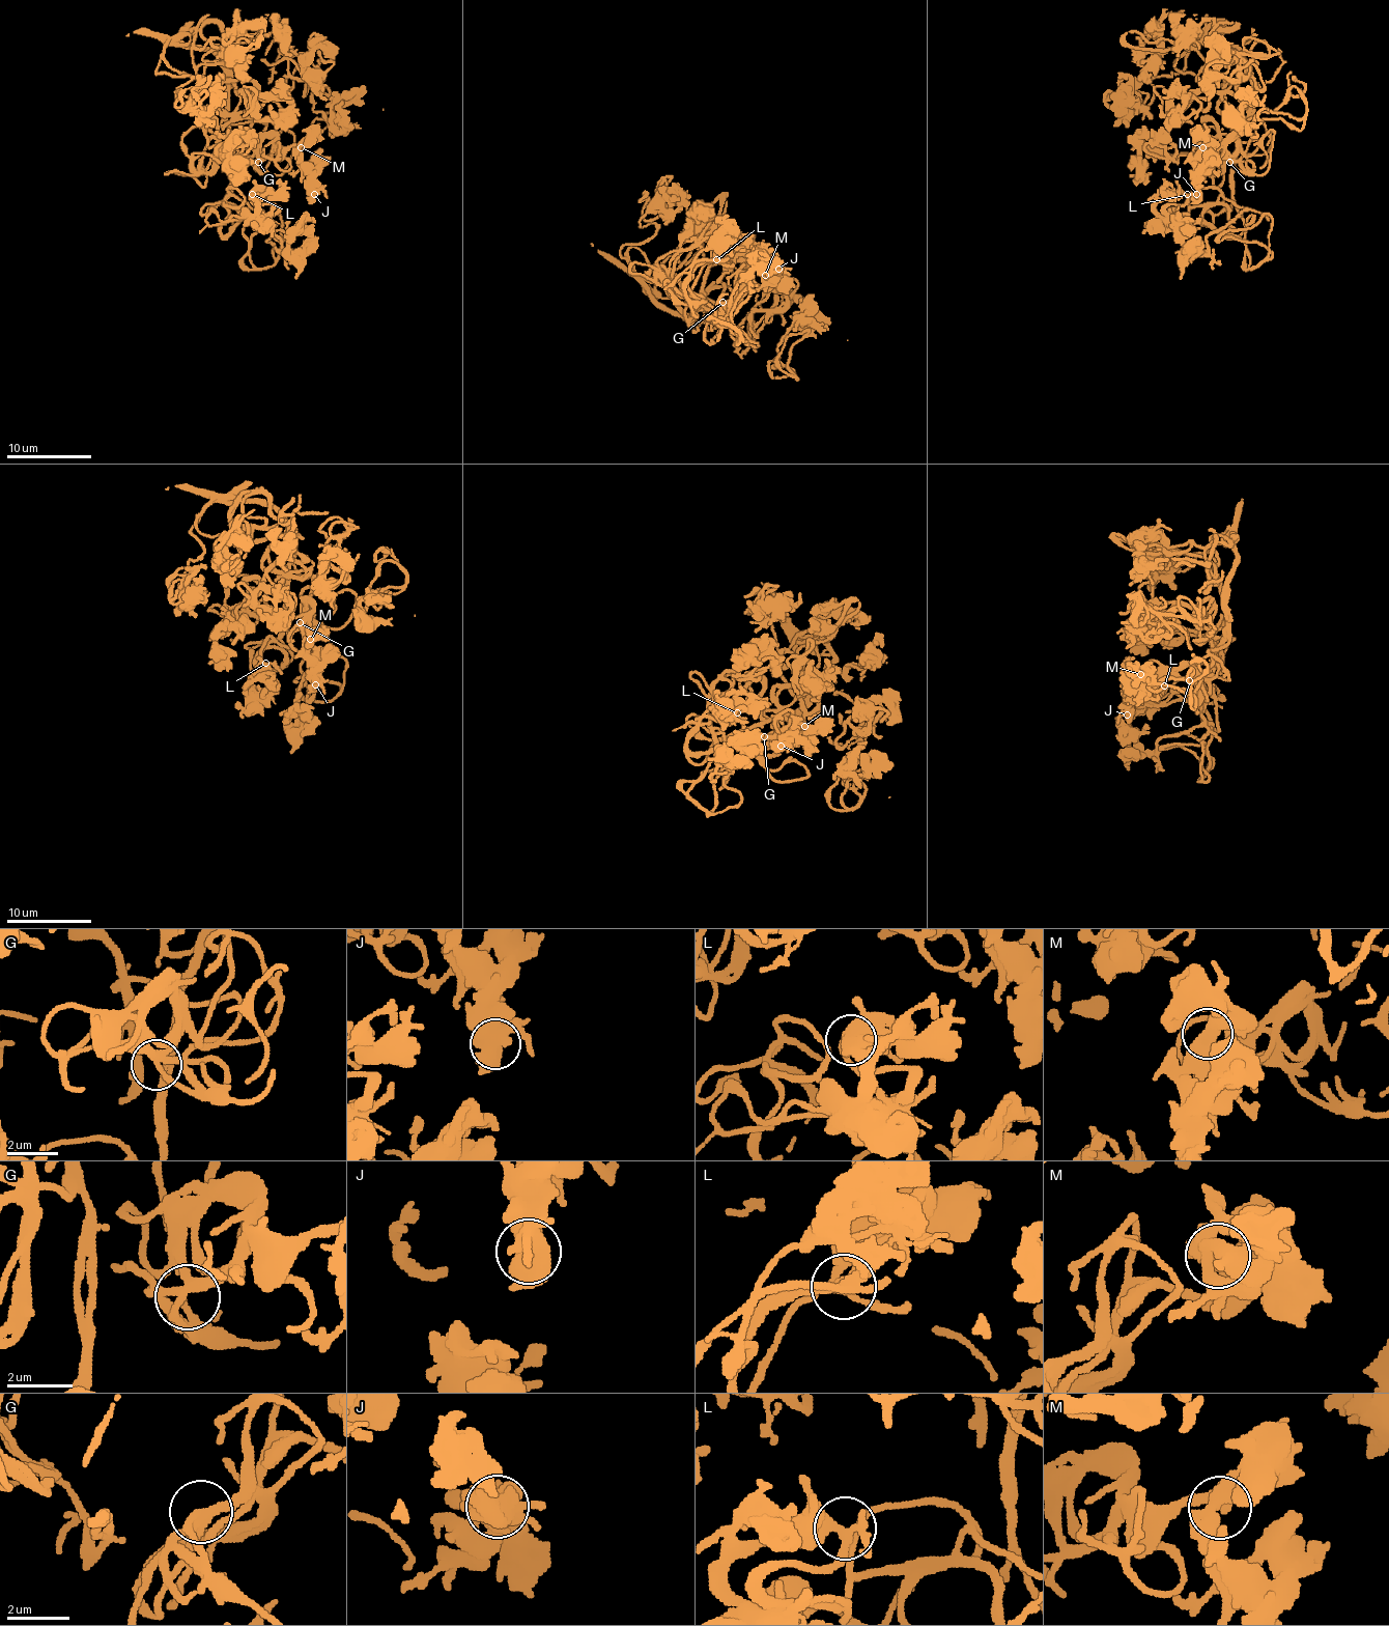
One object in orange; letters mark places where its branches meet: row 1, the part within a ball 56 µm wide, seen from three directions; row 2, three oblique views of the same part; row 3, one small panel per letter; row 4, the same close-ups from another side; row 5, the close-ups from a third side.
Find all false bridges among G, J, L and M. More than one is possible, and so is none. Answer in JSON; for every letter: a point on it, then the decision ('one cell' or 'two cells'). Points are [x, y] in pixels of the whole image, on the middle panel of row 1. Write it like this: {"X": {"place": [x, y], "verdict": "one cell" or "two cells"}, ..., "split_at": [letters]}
{"G": {"place": [723, 302], "verdict": "one cell"}, "J": {"place": [778, 269], "verdict": "one cell"}, "L": {"place": [716, 259], "verdict": "one cell"}, "M": {"place": [765, 275], "verdict": "one cell"}, "split_at": []}

